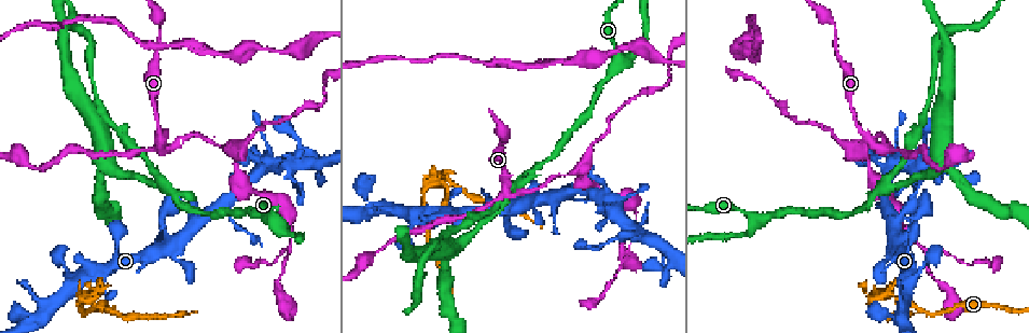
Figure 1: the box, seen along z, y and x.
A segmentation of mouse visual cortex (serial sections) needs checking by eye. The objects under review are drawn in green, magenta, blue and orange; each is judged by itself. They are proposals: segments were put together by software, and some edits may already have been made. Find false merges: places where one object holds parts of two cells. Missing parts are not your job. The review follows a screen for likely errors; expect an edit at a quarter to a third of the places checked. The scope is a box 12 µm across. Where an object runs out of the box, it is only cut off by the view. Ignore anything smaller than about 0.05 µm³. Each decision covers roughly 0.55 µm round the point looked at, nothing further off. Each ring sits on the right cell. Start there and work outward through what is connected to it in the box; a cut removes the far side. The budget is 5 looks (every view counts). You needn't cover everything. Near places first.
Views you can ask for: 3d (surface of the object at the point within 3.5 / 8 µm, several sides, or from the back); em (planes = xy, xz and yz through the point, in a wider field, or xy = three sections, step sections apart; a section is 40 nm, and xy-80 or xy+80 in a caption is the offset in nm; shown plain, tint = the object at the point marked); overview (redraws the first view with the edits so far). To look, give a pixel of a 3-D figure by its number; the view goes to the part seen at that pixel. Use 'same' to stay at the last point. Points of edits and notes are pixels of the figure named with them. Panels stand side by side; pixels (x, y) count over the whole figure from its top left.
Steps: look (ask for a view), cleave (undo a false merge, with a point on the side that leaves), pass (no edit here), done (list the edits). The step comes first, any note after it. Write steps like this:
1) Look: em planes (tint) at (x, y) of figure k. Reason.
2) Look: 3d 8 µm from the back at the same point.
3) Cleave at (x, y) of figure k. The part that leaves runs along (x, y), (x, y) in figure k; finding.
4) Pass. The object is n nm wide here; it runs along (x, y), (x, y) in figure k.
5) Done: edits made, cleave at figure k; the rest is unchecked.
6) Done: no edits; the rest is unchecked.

Look: 3d 3.5 µm at (881, 190) of figure 1. Three arms meet.

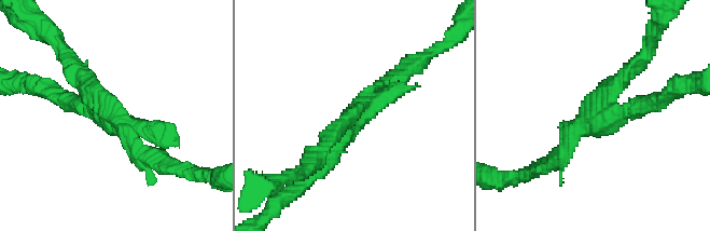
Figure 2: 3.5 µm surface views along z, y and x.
Look: em xy step 3 (tint) at (356, 120) of figure 2. Need the tissue.

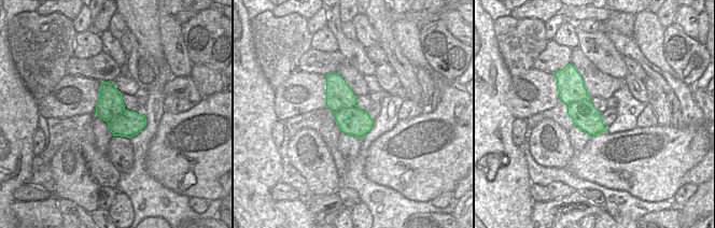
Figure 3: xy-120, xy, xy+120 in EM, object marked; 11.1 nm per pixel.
Cleave at (69, 71) of figure 2. The part that leaves runs along (149, 161), (126, 127), (96, 111) in figure 2; a second cell is stuck on.

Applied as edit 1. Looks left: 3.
Look: overview. See it whole again.

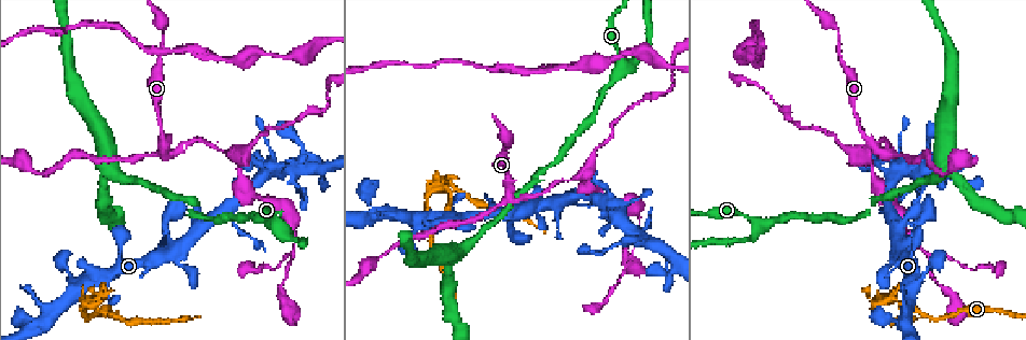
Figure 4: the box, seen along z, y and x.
Look: 3d 3.5 µm at (603, 254) of figure 4. Thin neck.

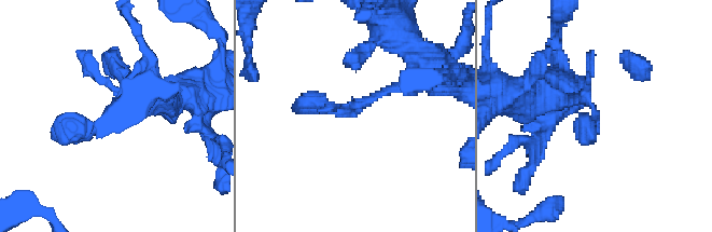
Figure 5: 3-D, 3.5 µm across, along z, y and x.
Look: em xy step 5 (tint) at (592, 106) of figure 5. Need the tissue.

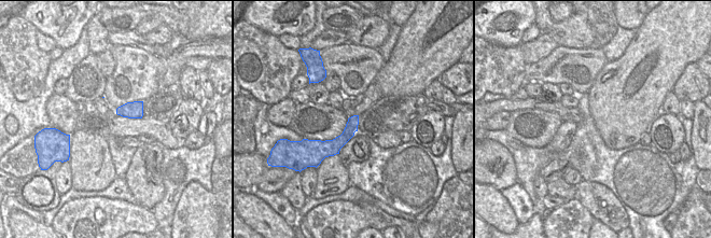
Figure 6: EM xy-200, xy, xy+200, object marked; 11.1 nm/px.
Pass. It runs along (356, 117), (336, 144), (314, 144) in figure 6; one cell here.

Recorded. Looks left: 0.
Done: edits made, cleave at figure 2; the rest is unchecked.

